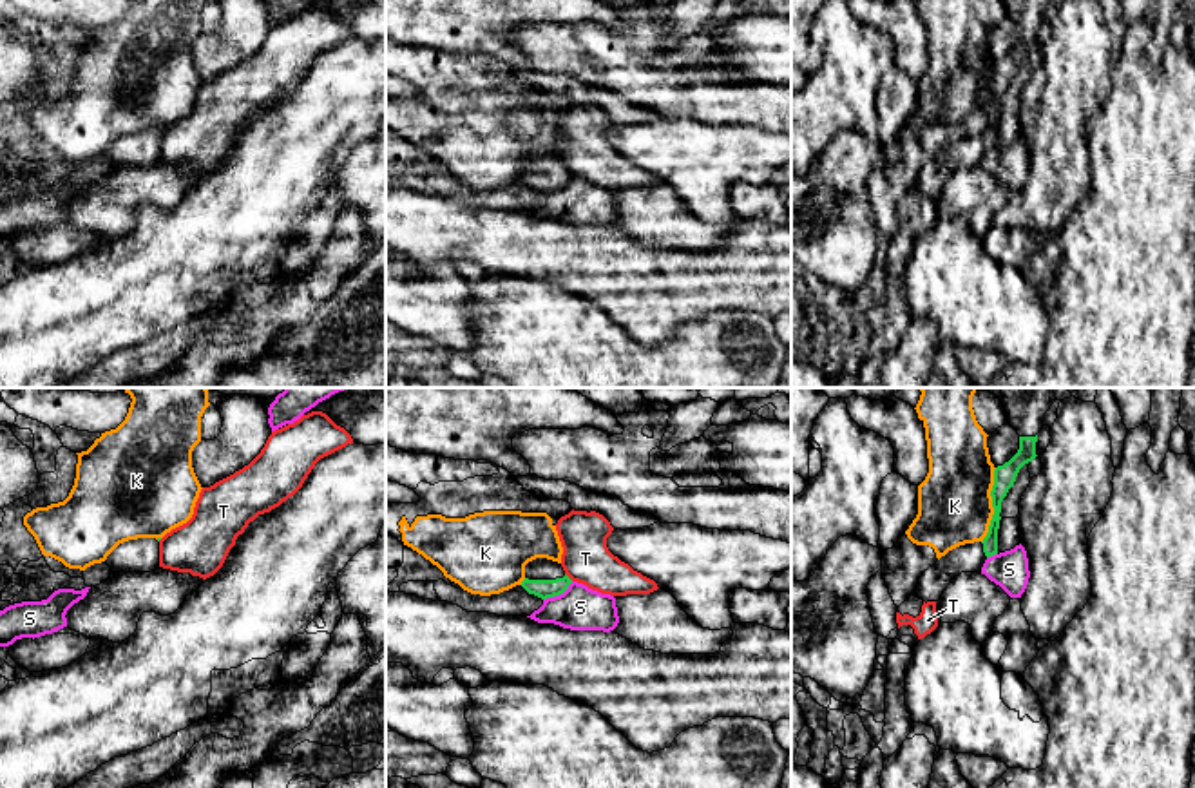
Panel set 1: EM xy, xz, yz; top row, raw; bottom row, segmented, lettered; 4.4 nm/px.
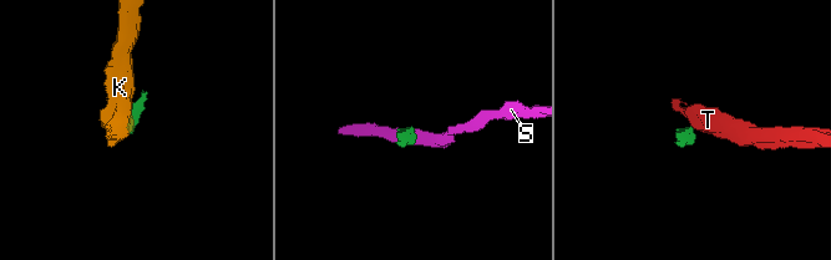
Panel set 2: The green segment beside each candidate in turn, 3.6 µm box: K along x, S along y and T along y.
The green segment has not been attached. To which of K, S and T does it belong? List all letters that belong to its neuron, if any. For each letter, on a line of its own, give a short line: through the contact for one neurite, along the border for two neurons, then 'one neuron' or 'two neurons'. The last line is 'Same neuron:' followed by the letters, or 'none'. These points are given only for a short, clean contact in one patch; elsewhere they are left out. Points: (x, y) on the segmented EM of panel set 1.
K: line yz (996, 468), (991, 491), (993, 518), (982, 542); two neurons
S: line xz (573, 582), (562, 593), (544, 600); two neurons
T: line xz (565, 573), (573, 580); two neurons
Same neuron: none

